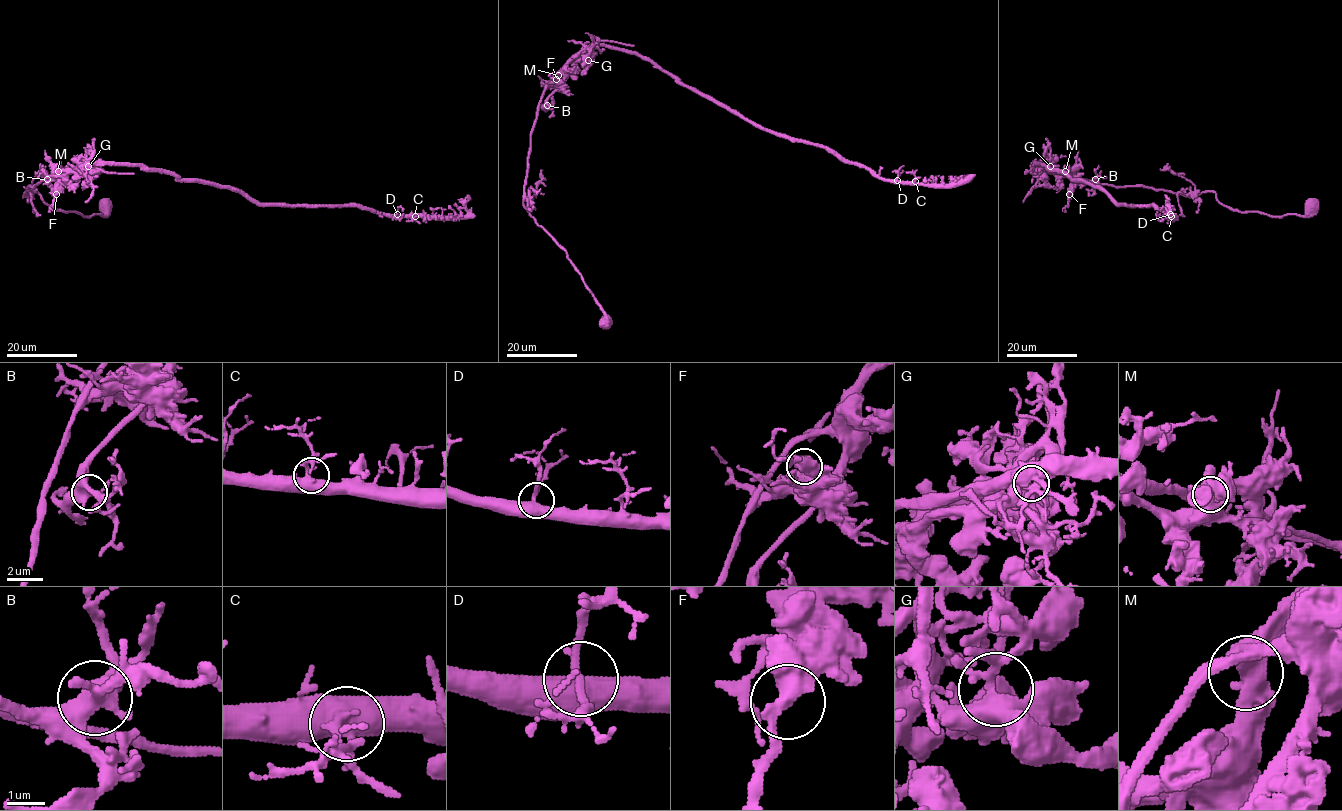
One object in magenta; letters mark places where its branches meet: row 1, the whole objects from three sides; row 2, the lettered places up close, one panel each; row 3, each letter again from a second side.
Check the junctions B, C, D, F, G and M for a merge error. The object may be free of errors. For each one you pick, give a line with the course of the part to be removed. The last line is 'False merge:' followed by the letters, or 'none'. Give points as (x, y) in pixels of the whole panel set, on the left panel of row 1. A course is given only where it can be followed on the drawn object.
M: course (58, 171), (30, 186), (23, 196), (36, 191), (58, 210), (83, 216), (104, 215), (101, 204), (105, 199)
False merge: M

